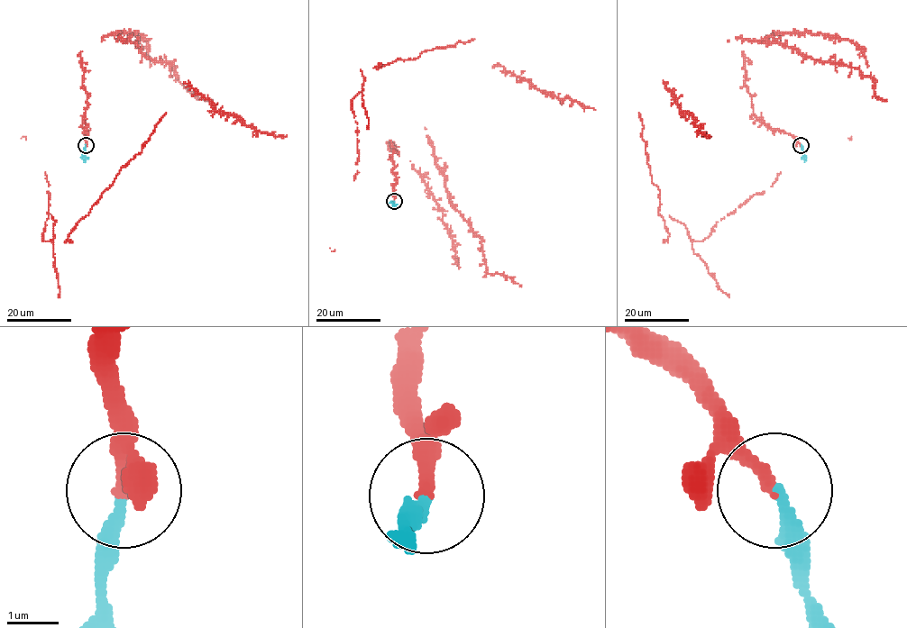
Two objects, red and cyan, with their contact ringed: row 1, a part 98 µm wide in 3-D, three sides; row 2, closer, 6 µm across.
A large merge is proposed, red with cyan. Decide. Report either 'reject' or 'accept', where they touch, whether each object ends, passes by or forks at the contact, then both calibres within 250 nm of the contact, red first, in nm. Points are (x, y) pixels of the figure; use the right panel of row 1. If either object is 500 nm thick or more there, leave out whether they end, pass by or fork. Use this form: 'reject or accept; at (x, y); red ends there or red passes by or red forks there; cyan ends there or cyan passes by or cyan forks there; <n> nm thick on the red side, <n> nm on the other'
accept; at (801, 145); red ends there; cyan ends there; 240 nm thick on the red side, 240 nm on the other

